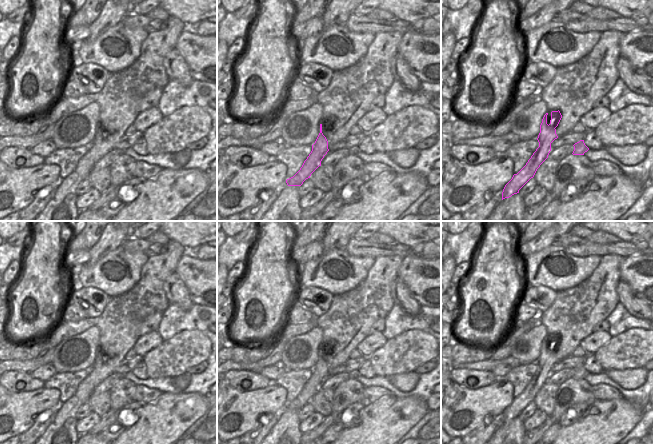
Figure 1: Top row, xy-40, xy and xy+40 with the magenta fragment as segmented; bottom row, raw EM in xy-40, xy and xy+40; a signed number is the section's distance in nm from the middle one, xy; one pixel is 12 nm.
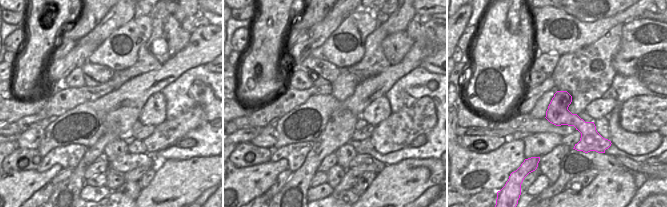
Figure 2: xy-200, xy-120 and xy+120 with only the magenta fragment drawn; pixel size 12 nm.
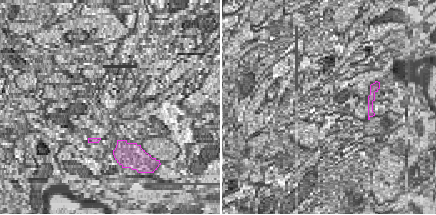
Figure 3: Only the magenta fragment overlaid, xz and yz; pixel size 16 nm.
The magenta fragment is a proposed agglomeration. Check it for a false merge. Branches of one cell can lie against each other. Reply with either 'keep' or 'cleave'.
keep

